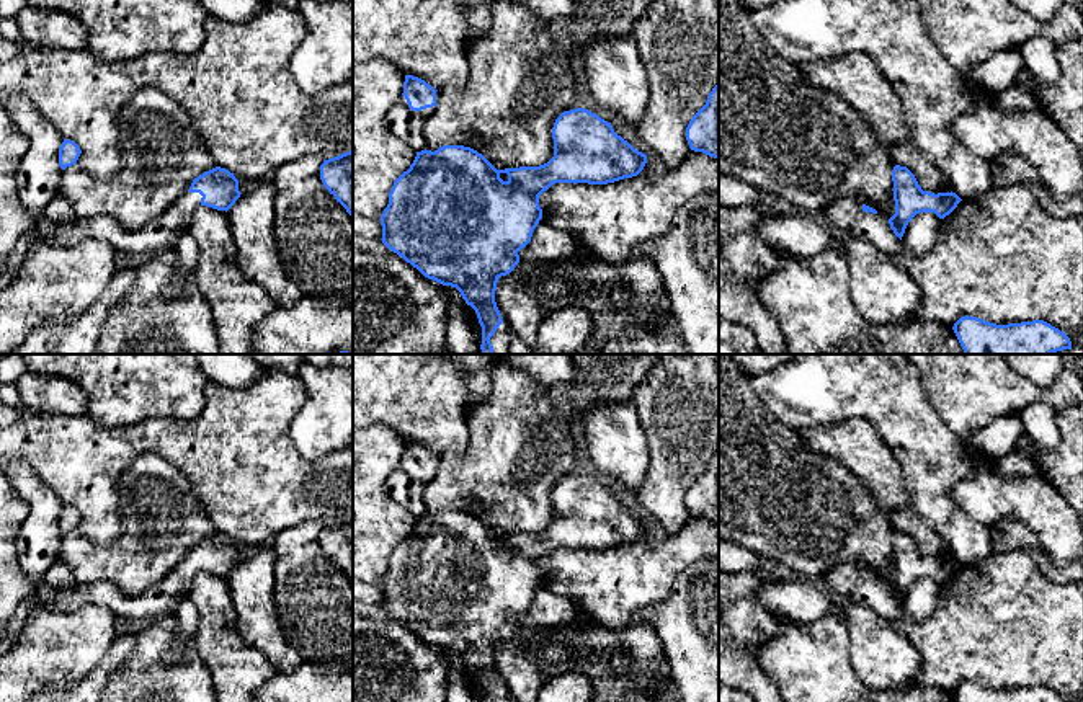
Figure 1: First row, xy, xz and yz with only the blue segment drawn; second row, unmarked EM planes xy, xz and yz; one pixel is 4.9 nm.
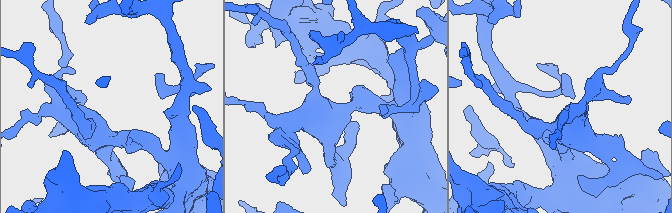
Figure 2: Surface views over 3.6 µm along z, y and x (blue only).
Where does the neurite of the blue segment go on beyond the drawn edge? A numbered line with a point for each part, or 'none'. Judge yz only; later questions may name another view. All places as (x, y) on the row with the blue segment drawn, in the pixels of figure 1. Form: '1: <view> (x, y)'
1: yz (846, 216)

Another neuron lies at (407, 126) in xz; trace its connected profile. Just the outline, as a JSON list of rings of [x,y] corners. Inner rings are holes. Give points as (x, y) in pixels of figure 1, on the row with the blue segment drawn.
[[[397,104],[387,116],[386,126],[415,152],[425,150],[425,118]]]

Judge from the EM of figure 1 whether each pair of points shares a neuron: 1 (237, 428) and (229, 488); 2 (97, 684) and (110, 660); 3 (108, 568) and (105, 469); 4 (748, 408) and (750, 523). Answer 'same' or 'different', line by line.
1: same
2: same
3: different
4: same

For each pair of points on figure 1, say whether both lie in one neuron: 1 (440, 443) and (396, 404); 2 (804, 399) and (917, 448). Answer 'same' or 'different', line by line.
1: same
2: same

